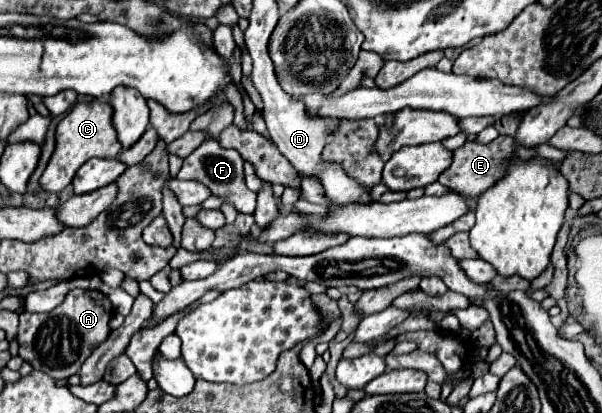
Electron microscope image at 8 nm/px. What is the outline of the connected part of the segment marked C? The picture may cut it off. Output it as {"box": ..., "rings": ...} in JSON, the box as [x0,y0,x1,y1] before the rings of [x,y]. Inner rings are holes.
{"box":[39,99,121,193],"rings":[[[95,99],[89,103],[75,103],[73,109],[59,121],[55,131],[55,151],[39,179],[39,185],[45,191],[51,191],[51,193],[63,191],[71,183],[77,169],[91,157],[113,159],[119,155],[121,143],[117,139],[117,131],[111,125],[111,115],[113,115],[111,105]]]}

